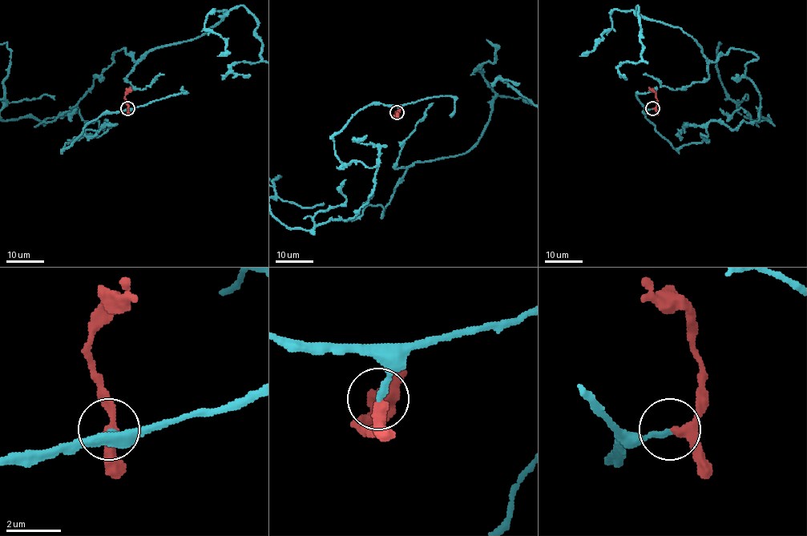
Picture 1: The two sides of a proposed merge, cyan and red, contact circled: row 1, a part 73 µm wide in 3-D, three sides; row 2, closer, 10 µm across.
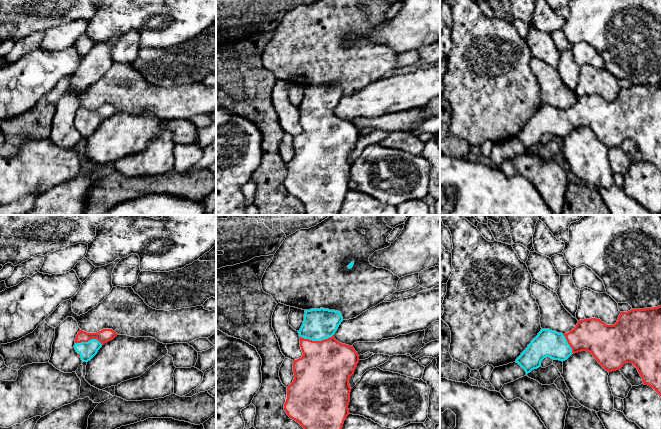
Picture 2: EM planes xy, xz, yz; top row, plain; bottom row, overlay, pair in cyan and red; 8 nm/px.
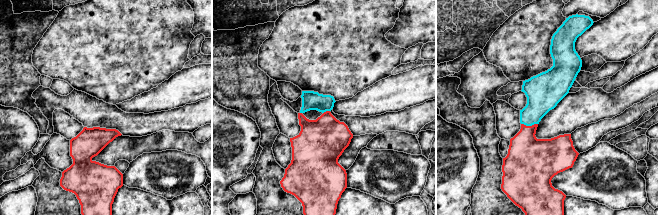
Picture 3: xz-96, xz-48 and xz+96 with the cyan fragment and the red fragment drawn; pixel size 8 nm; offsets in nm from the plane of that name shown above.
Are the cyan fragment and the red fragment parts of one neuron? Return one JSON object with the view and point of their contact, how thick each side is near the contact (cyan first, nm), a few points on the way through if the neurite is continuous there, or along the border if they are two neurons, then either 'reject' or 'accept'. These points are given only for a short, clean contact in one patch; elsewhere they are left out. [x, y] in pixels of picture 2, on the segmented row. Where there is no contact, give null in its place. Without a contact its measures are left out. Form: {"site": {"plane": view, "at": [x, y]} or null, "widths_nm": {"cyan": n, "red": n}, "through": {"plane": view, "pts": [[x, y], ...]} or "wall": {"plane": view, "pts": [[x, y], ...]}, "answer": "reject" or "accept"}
{"site": {"plane": "xz", "at": [316, 340]}, "widths_nm": {"cyan": 260, "red": 420}, "through": {"plane": "xz", "pts": [[319, 324], [316, 340], [324, 357], [324, 370]]}, "answer": "accept"}

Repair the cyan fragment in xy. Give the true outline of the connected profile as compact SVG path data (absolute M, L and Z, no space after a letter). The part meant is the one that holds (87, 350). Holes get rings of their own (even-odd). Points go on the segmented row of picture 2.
M103 329L97 333L80 330L76 335L74 348L83 362L90 361L98 350L118 334L112 329Z

